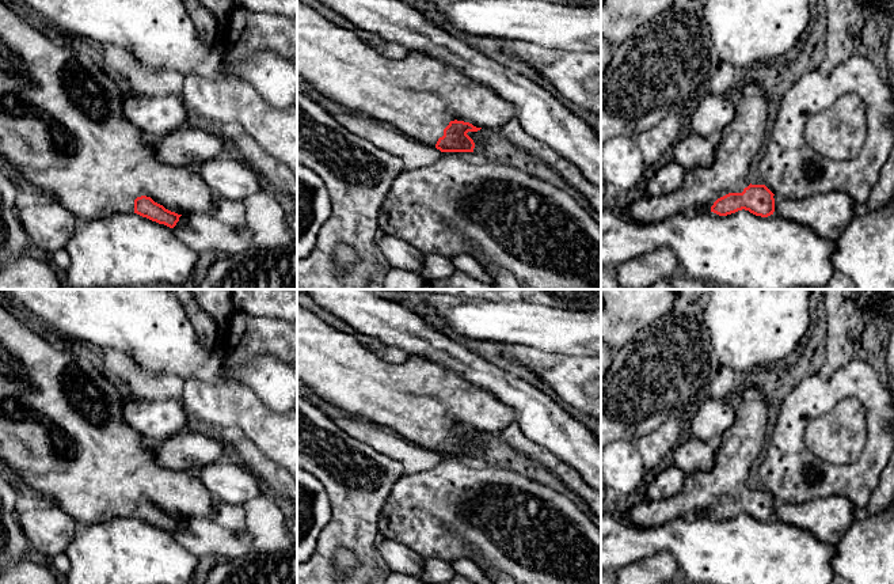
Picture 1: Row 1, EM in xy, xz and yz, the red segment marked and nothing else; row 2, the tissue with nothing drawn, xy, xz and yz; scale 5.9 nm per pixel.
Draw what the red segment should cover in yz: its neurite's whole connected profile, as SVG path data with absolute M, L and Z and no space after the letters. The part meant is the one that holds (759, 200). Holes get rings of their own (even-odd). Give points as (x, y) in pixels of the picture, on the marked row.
M746 76L734 96L735 118L720 133L714 163L686 170L682 185L669 194L629 201L629 219L654 224L676 215L711 211L727 216L742 209L761 217L773 215L775 194L765 185L747 182L750 163L762 147L768 102L761 87Z

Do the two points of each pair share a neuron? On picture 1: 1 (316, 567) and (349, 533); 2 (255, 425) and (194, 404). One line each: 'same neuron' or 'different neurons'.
1: same neuron
2: same neuron

